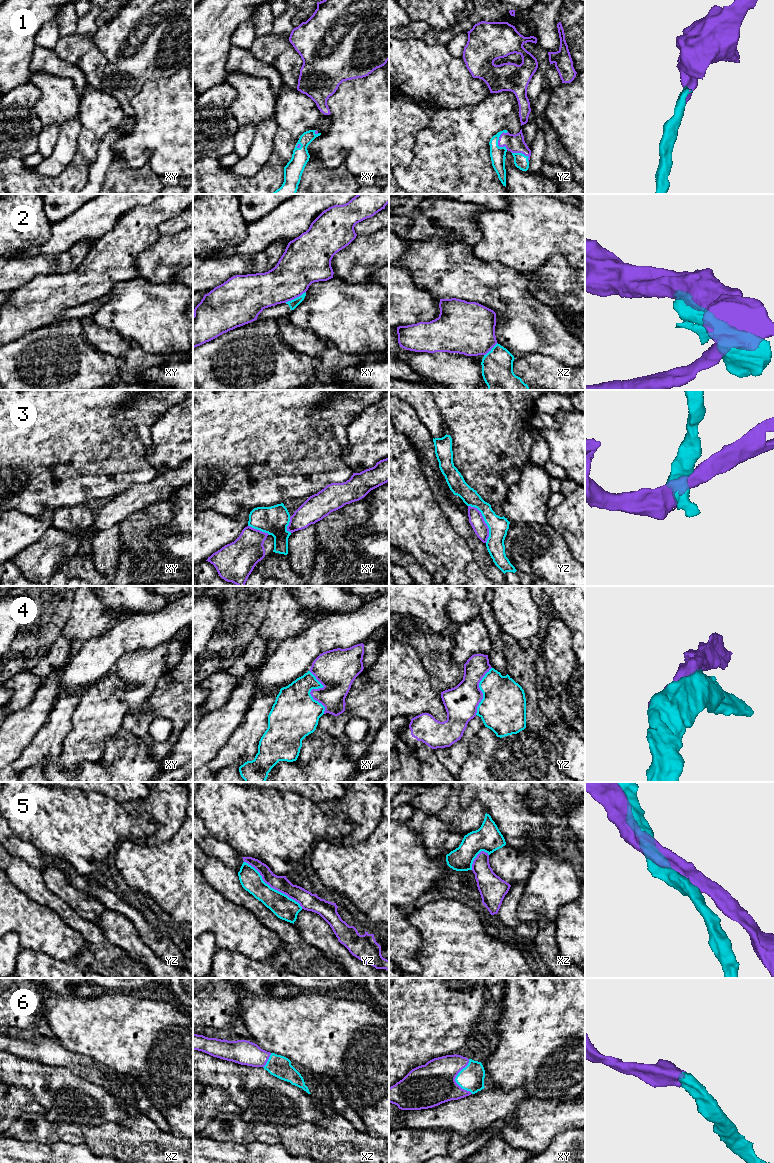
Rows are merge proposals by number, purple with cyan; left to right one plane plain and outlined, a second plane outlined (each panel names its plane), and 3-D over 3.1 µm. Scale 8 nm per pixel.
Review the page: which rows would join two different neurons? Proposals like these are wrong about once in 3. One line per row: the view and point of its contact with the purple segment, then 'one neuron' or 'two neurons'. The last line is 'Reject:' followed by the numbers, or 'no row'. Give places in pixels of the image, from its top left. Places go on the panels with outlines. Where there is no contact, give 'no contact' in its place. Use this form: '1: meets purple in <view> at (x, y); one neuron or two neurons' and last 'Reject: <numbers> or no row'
1: meets purple in yz at (498, 141); one neuron
2: meets purple in xy at (295, 297); two neurons
3: meets purple in yz at (484, 521); two neurons
4: meets purple in xy at (312, 689); two neurons
5: meets purple in yz at (272, 887); two neurons
6: meets purple in xy at (454, 1079); one neuron
Reject: 2, 3, 4, 5

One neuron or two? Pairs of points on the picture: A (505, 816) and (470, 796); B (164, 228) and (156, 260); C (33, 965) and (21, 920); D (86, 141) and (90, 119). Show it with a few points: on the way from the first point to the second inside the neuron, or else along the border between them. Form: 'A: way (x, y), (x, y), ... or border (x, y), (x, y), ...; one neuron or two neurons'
A: way (496, 807), (485, 796), (479, 796); one neuron
B: border (182, 230), (172, 234), (161, 235); two neurons
C: border (22, 948), (42, 951), (51, 957); two neurons
D: way (90, 136), (90, 124); one neuron

